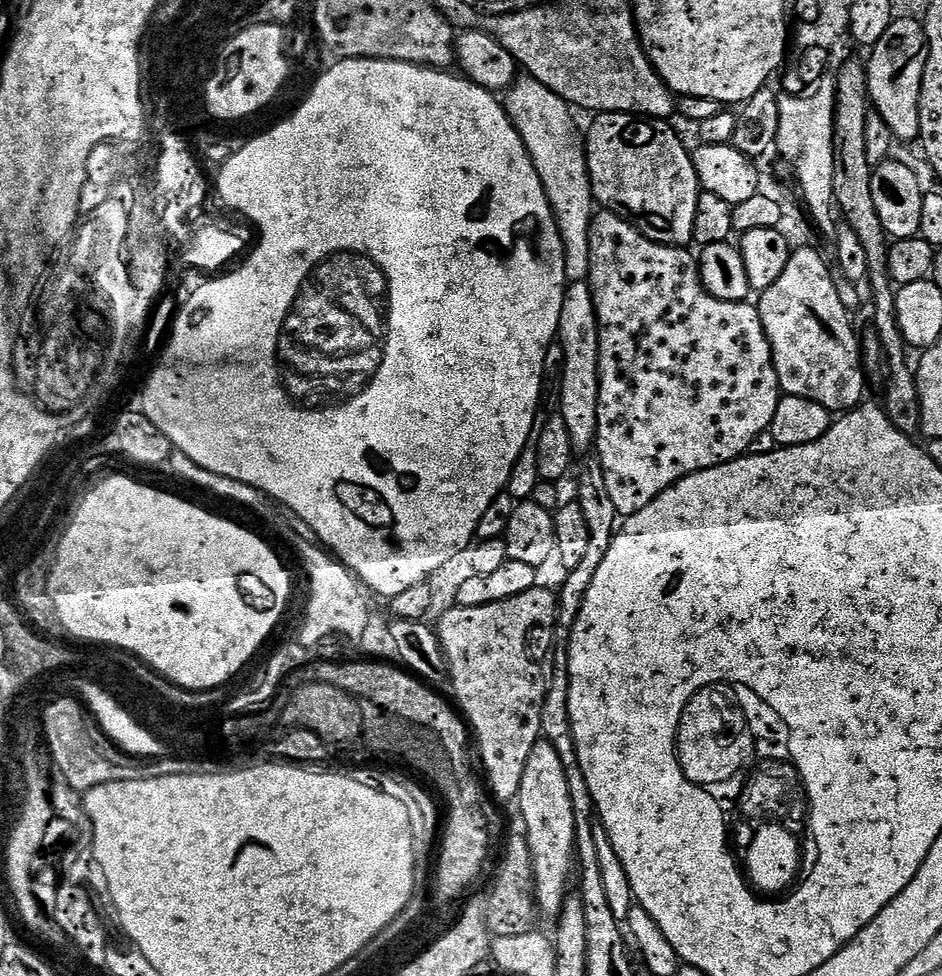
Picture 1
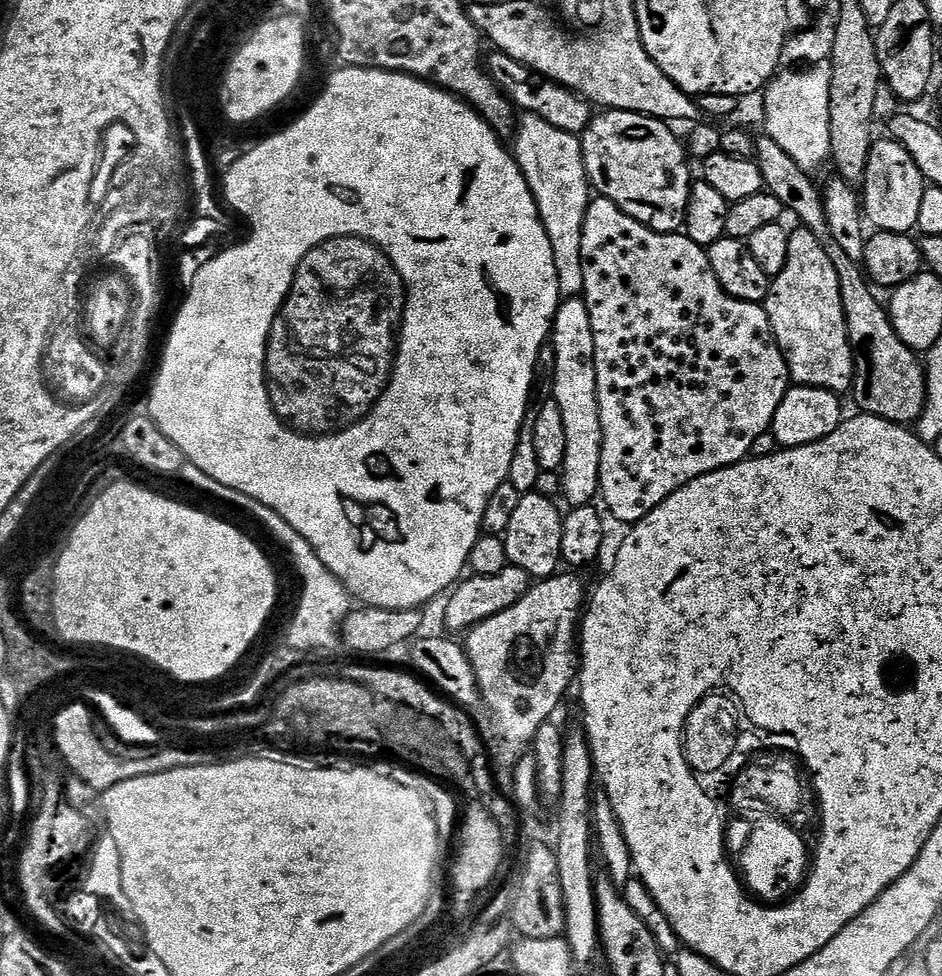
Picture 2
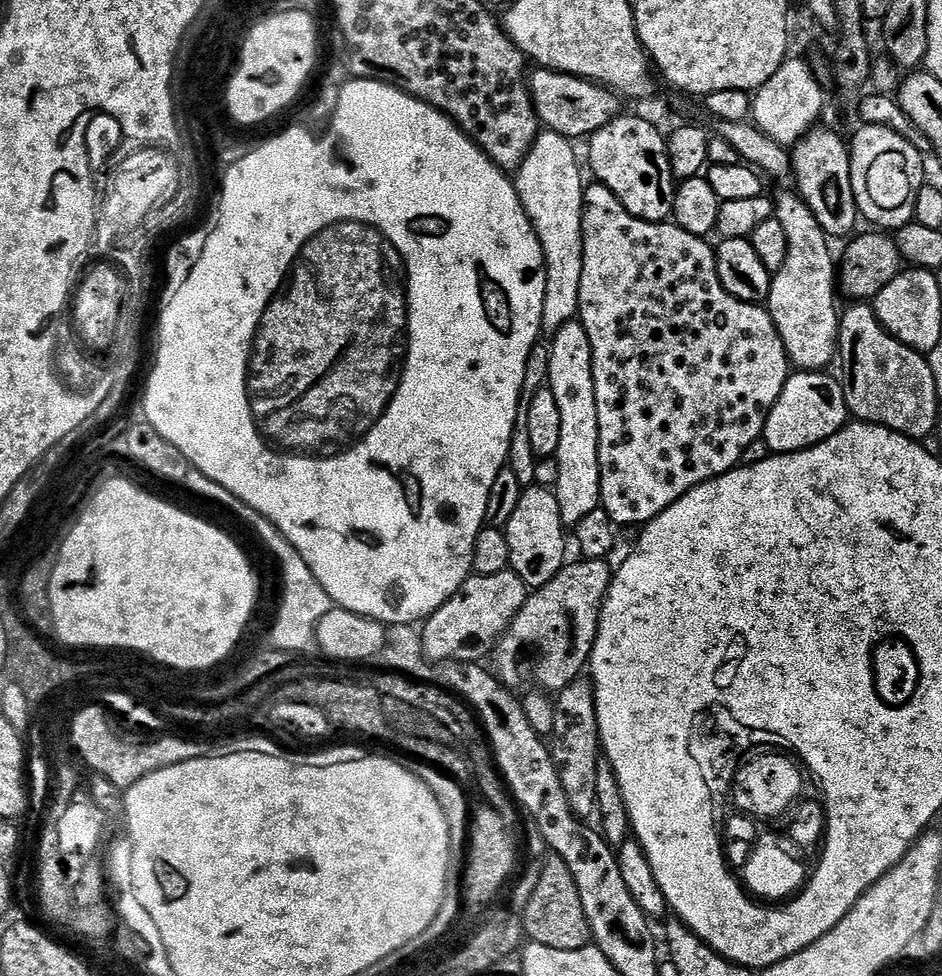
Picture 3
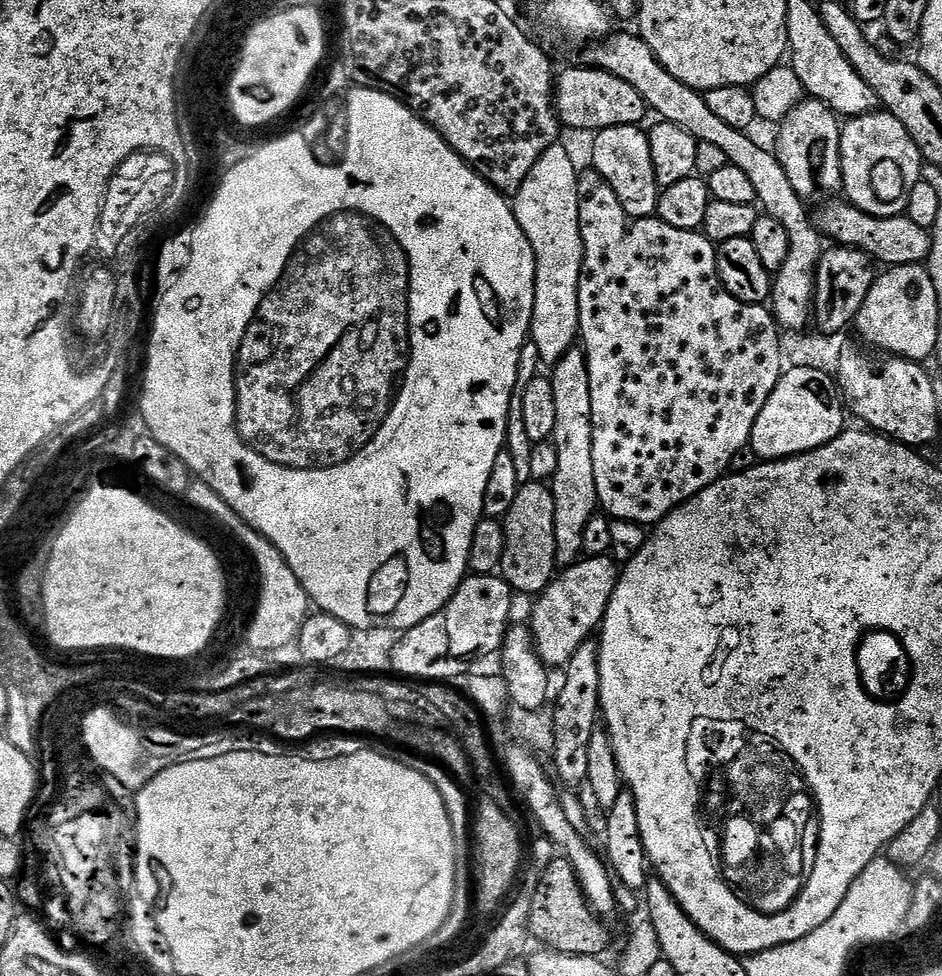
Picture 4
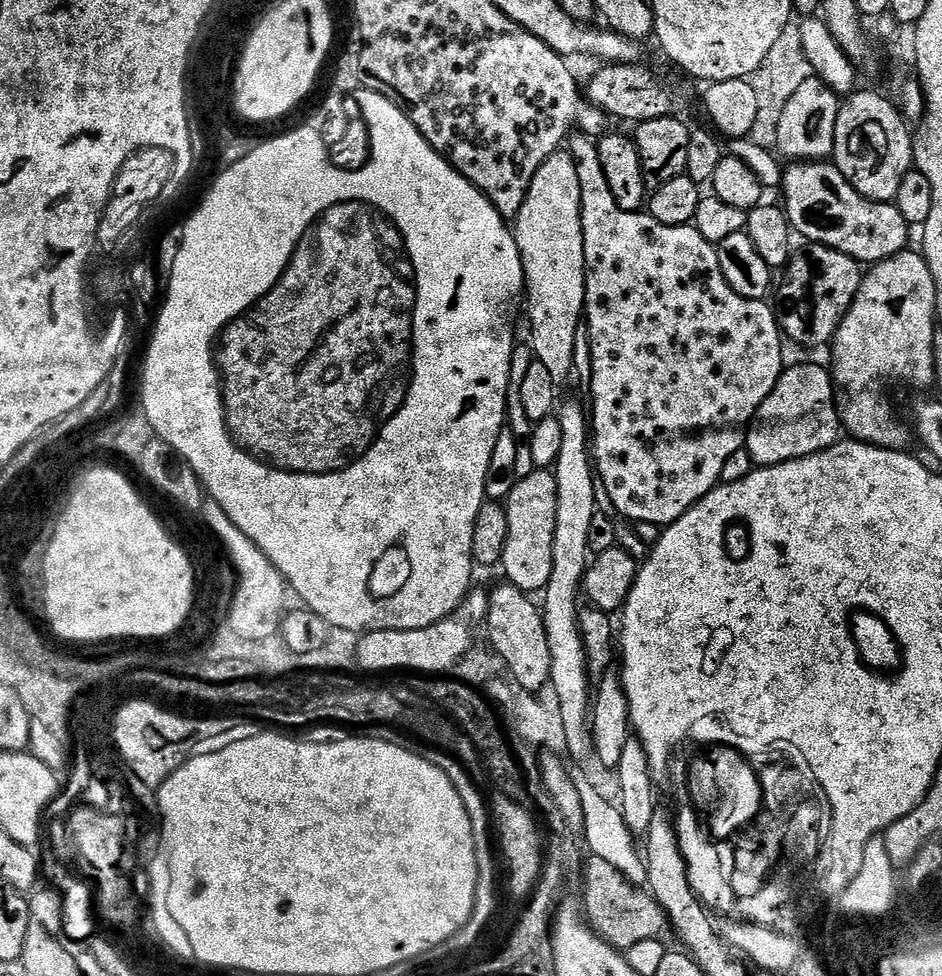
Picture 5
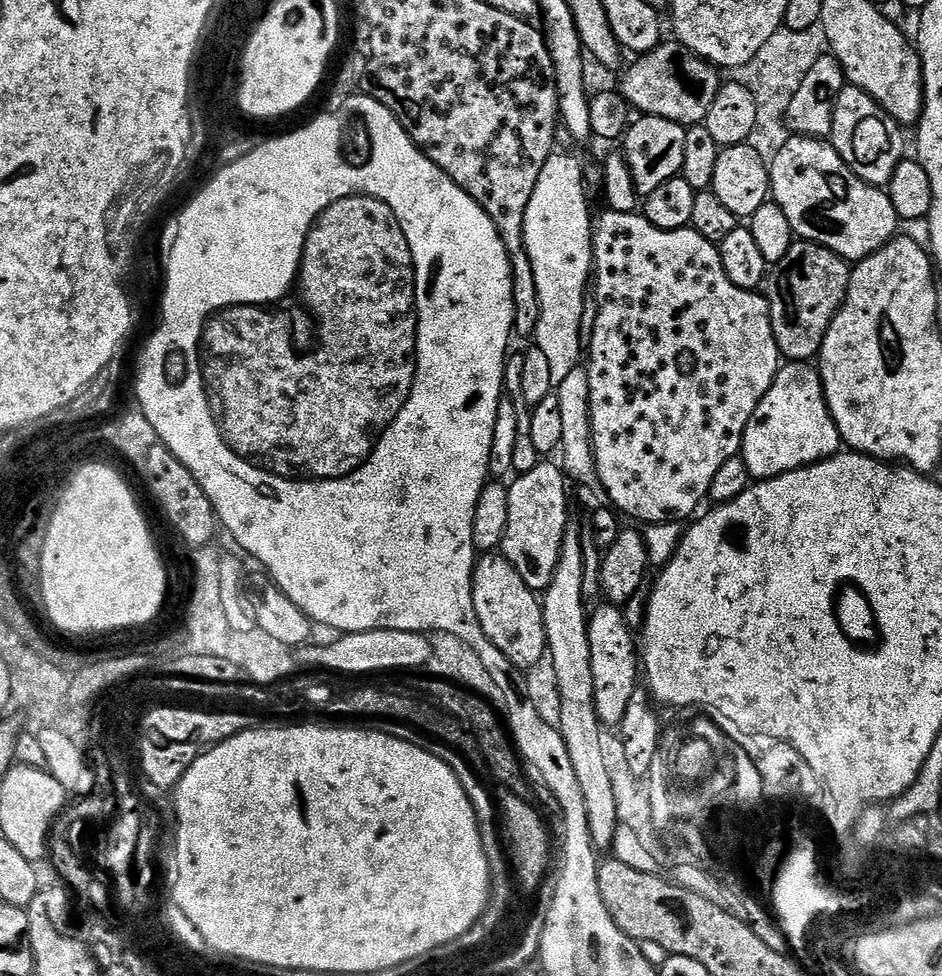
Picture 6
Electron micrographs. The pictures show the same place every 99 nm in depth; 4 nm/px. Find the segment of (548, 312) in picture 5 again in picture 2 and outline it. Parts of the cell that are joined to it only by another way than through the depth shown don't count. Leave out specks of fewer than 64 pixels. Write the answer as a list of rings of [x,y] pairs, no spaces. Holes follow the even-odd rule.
[[[531,114],[521,115],[518,120],[520,133],[516,136],[516,148],[514,155],[517,164],[524,172],[526,182],[536,199],[536,205],[540,208],[546,224],[546,234],[550,234],[550,246],[554,246],[554,258],[558,266],[558,282],[560,283],[560,295],[564,298],[579,297],[584,290],[584,257],[580,254],[582,246],[582,234],[584,233],[584,215],[588,212],[590,203],[590,181],[588,172],[584,169],[584,150],[582,140],[575,132],[567,132],[551,125],[540,116]]]

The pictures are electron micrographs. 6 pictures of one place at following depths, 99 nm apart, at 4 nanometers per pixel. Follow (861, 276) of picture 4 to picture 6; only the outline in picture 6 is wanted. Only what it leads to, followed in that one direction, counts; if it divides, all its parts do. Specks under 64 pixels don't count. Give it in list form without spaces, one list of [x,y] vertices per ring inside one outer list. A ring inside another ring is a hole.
[[[809,240],[794,242],[786,258],[771,265],[766,276],[768,317],[776,345],[785,361],[808,362],[819,357],[826,330],[844,300],[849,275],[849,261],[821,244],[811,244]]]

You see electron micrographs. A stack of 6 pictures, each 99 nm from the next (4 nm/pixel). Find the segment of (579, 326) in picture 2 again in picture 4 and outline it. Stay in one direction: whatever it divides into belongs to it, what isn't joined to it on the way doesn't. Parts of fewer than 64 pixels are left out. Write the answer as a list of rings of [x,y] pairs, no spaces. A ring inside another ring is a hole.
[[[572,347],[553,367],[551,377],[558,413],[555,428],[561,435],[560,440],[558,438],[555,443],[558,450],[558,470],[550,481],[554,498],[556,563],[567,566],[581,559],[586,522],[590,522],[590,518],[598,512],[593,454],[593,398],[590,393],[588,357],[583,347]]]

